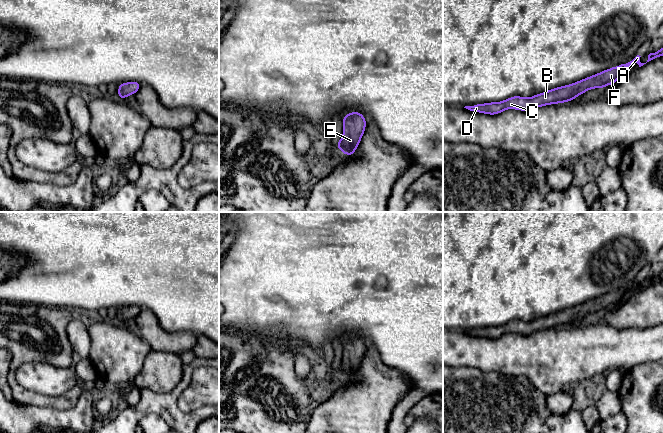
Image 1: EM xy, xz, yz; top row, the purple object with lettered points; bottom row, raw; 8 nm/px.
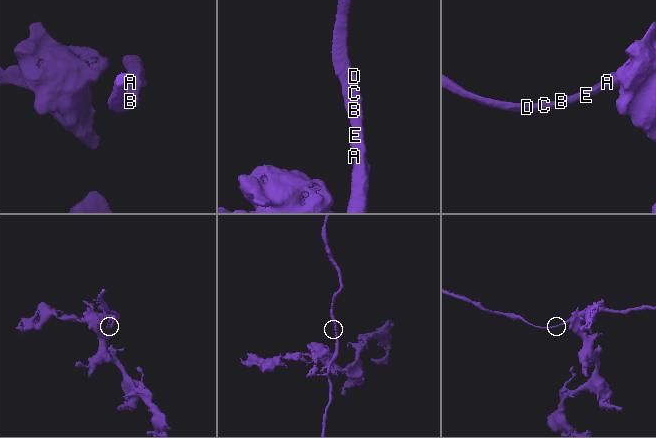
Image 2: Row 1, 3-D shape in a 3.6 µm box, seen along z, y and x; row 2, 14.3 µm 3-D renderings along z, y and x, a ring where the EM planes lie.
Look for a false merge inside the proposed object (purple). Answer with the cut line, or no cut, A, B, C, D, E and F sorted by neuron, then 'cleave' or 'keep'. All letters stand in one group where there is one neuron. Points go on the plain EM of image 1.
no cut; A B C D E F; keep

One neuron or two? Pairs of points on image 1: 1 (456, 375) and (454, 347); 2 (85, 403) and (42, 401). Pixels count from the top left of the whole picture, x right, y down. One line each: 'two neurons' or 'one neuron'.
1: two neurons
2: two neurons

